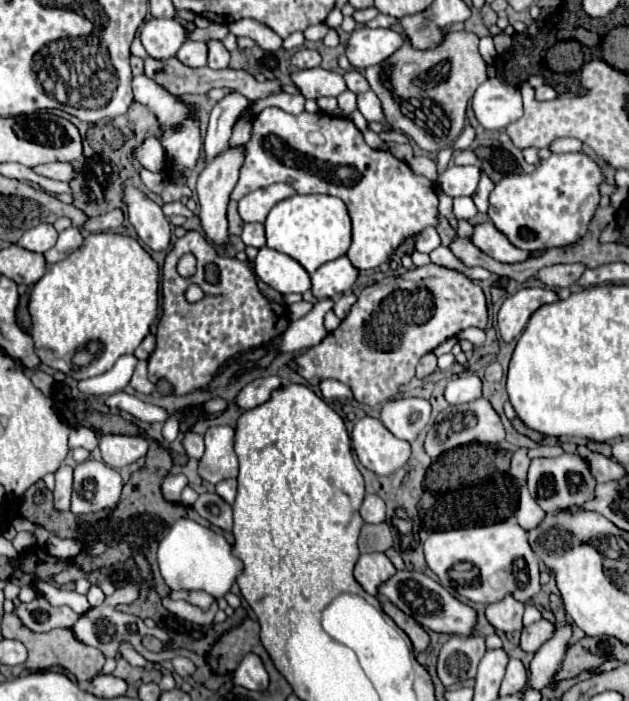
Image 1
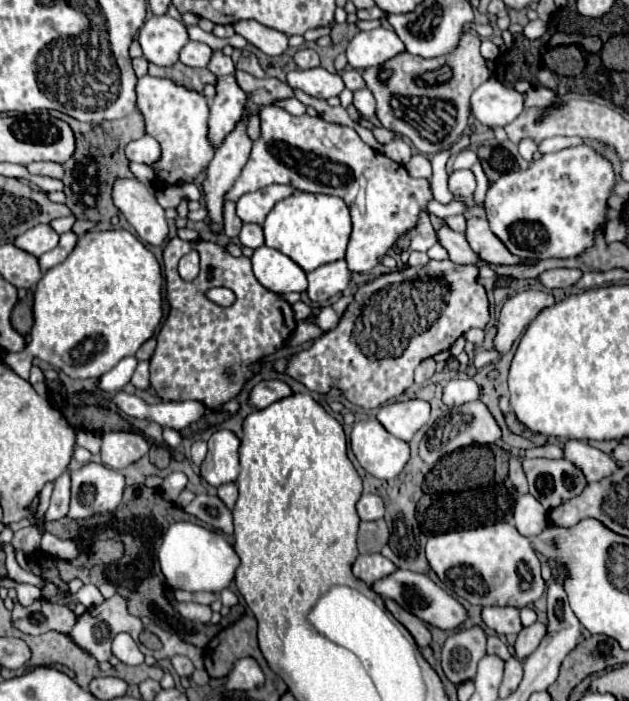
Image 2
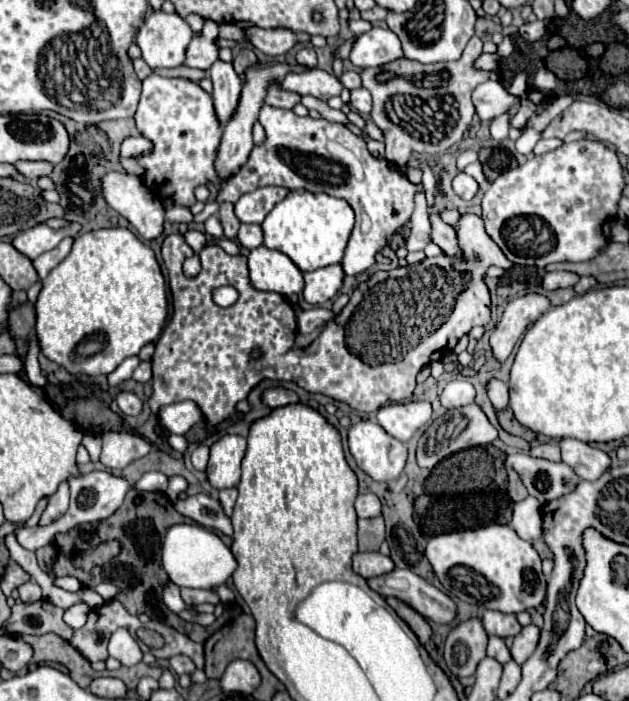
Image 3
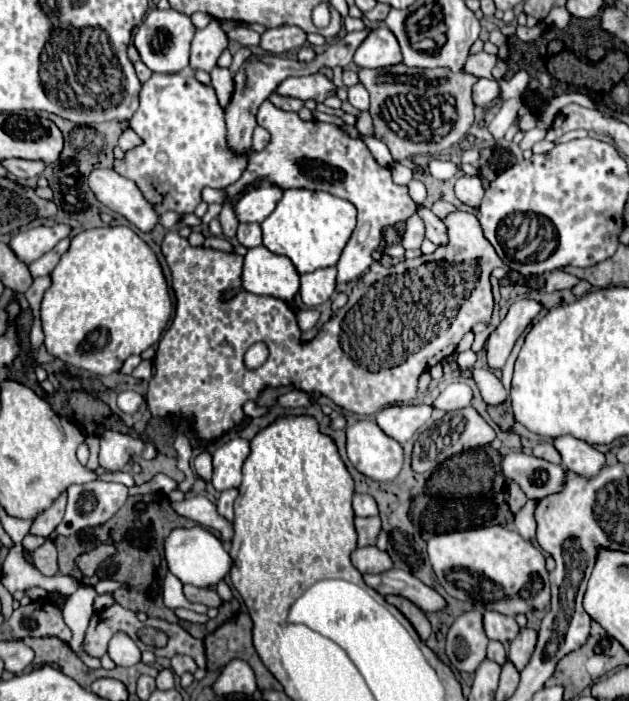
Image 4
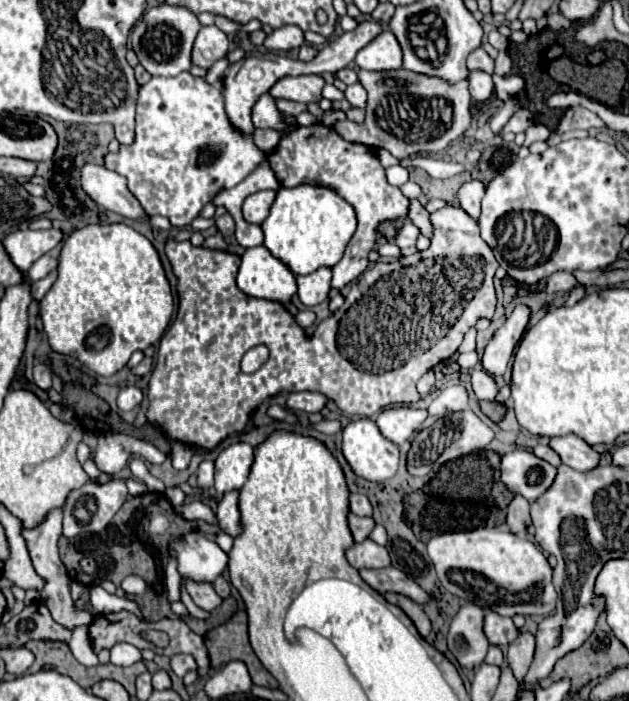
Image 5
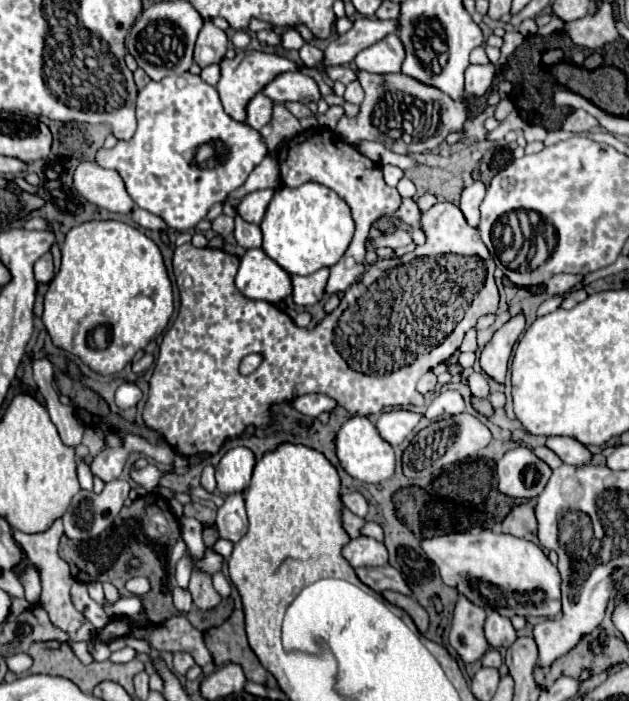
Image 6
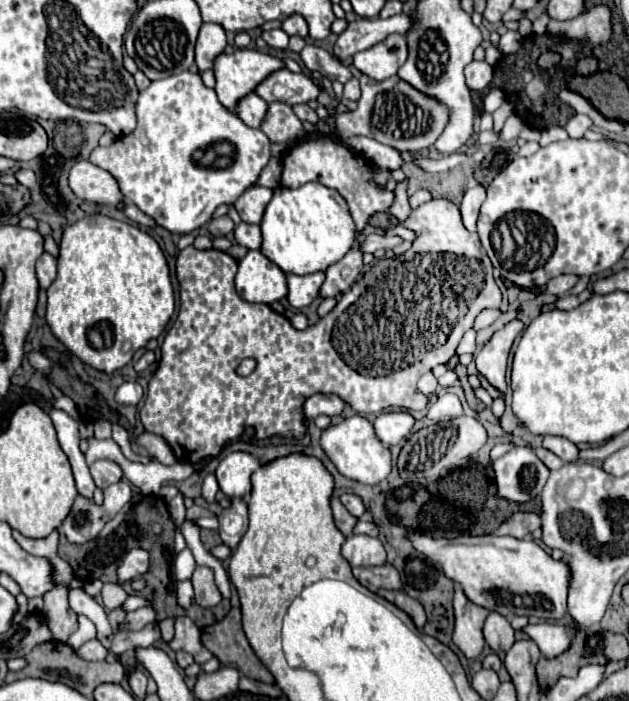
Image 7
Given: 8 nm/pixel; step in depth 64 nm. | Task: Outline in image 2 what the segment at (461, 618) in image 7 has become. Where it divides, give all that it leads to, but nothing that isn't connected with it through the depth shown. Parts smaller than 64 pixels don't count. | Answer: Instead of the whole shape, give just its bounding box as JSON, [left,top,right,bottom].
[442,626,486,684]

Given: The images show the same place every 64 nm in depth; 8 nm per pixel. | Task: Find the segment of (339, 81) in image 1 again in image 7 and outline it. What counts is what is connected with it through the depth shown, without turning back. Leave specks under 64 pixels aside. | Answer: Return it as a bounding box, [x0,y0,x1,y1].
[256,68,320,104]

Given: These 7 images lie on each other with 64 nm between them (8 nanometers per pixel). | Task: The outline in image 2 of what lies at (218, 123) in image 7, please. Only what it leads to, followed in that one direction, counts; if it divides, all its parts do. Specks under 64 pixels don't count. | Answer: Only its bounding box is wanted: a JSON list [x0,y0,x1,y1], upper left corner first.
[136,74,214,186]

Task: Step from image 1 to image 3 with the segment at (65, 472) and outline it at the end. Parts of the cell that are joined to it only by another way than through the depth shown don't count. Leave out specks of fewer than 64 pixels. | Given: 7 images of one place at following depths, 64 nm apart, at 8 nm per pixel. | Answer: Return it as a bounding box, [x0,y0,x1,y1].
[40,482,70,526]

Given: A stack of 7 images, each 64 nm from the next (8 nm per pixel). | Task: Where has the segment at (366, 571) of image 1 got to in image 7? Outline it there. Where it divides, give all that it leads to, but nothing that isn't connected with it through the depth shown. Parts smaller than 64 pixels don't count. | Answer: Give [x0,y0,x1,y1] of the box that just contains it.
[342,534,386,566]

